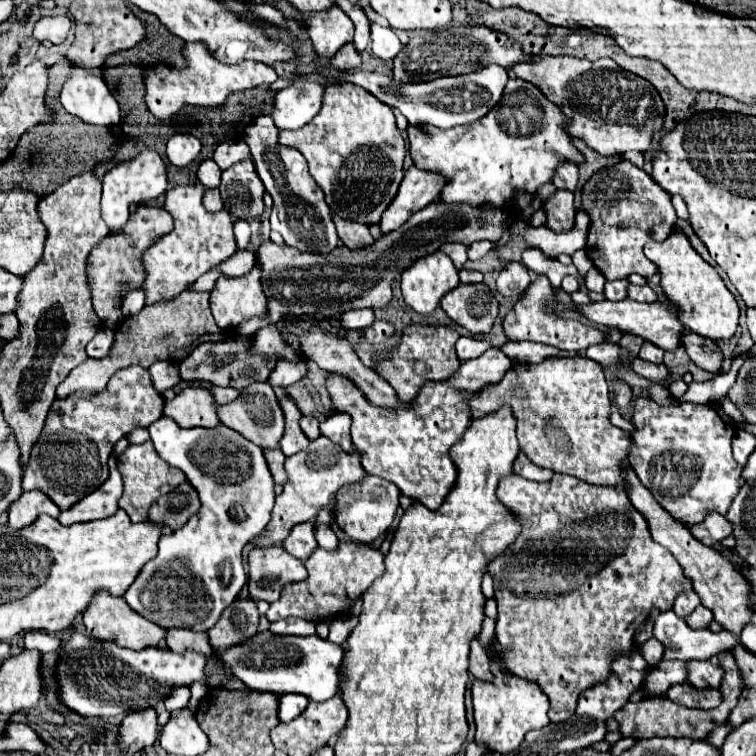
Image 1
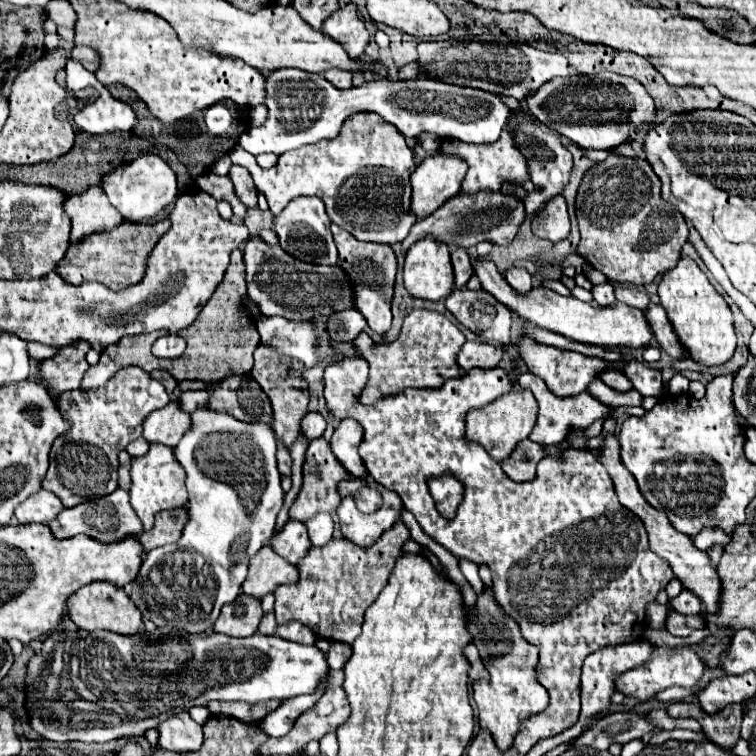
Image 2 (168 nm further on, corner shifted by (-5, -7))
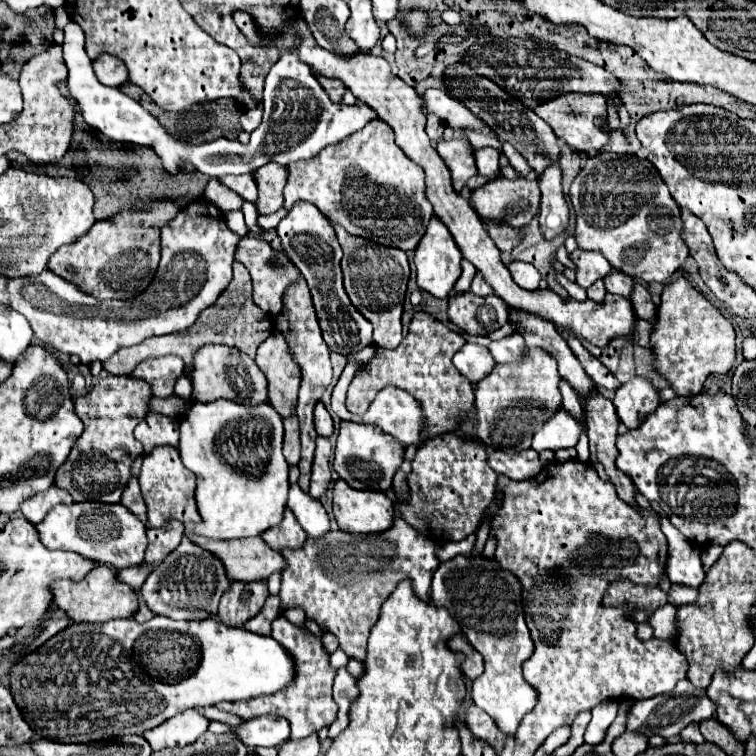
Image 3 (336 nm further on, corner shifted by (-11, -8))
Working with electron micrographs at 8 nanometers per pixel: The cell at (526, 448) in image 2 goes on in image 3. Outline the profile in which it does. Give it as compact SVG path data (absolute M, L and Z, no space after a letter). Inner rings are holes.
M533 448L517 454L493 450L489 452L487 462L497 474L507 474L511 480L529 480L535 474L539 474L539 470L543 468L539 460L539 452L535 452Z

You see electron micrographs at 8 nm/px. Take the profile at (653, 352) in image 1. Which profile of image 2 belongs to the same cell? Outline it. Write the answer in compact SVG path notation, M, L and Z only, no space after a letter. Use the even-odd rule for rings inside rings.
M629 361L623 373L633 383L633 389L641 393L641 397L661 397L663 381L661 381L661 371L657 371L655 367L649 367L639 361Z

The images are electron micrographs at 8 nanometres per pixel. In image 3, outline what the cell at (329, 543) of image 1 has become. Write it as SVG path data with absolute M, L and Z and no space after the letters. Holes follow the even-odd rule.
M297 484L291 486L289 490L289 502L287 508L297 516L299 524L307 532L309 538L321 538L327 534L329 528L329 516L323 508L323 504L309 494L305 494Z

